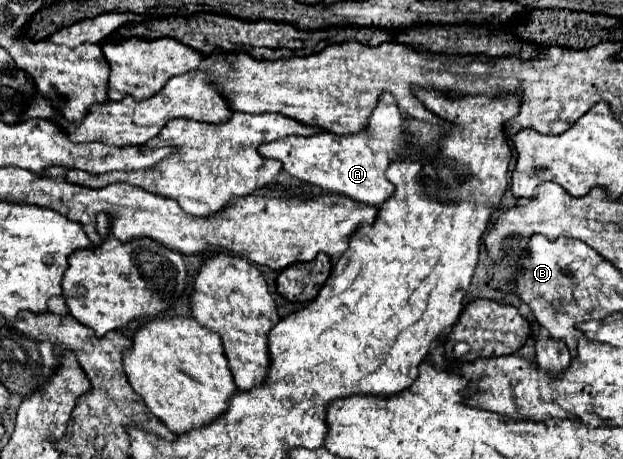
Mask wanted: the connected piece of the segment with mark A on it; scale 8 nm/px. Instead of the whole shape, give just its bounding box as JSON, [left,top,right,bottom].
[259,92,409,206]

